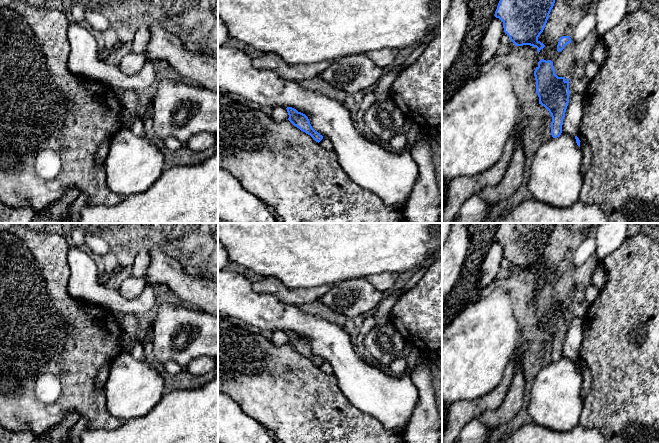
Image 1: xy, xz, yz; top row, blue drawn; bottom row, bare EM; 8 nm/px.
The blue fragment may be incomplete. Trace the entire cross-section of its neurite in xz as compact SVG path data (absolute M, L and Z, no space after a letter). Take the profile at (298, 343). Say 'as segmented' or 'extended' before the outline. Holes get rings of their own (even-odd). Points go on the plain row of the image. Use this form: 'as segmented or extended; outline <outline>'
as segmented; outline M287 331L286 333L289 339L288 344L294 350L299 352L306 358L310 359L318 367L323 363L323 360L312 352L310 345L305 338L298 336L296 333L292 331Z

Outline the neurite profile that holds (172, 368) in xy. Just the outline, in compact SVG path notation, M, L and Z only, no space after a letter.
M169 361L164 365L164 370L170 375L177 375L182 371L182 366L173 361Z

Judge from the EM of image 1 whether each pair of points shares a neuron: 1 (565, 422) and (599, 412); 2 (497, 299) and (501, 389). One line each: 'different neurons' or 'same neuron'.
1: different neurons
2: different neurons

